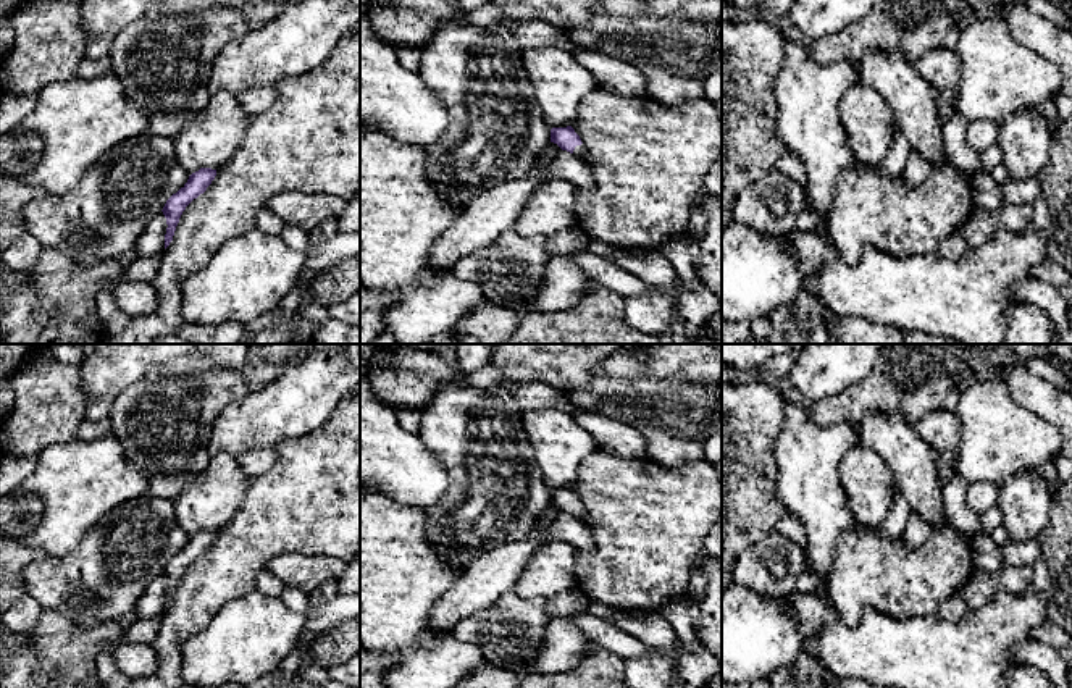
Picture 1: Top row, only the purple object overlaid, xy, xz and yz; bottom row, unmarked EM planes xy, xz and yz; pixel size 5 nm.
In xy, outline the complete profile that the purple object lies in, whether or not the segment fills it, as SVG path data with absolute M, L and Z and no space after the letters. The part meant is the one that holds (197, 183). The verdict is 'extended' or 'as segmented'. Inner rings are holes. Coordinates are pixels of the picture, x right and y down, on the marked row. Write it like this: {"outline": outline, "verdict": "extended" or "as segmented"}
{"outline": "M200 168L199 171L192 173L187 182L166 200L161 210L168 224L165 234L165 249L173 241L176 226L186 207L207 191L207 187L211 184L215 176L216 176L216 170Z", "verdict": "as segmented"}

